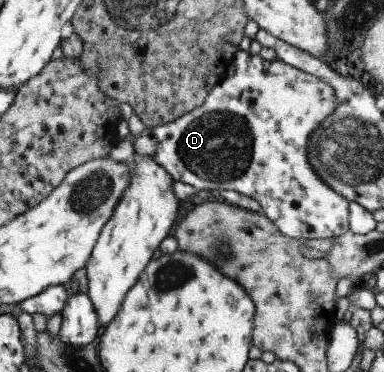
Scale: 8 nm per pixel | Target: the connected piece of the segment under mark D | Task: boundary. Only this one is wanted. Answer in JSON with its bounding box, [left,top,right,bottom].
[125,49,348,239]

